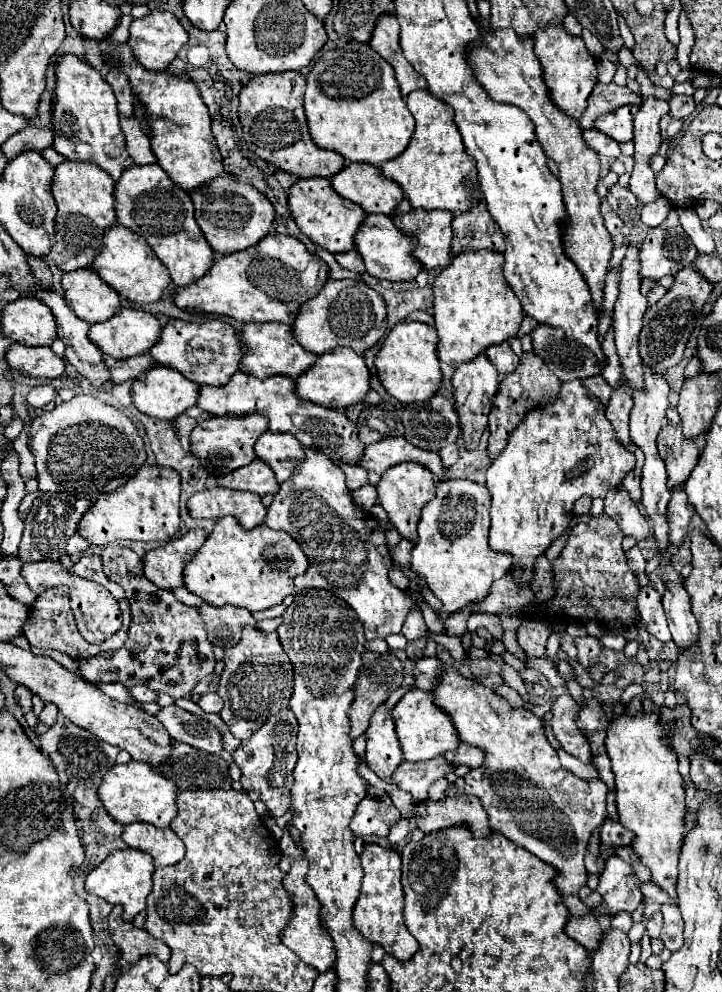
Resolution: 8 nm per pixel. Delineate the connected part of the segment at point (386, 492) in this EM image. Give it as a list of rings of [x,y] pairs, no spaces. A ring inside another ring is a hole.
[[[404,462],[388,468],[380,482],[376,484],[378,490],[378,504],[386,510],[392,526],[400,532],[402,538],[408,538],[410,542],[416,540],[416,526],[420,520],[420,512],[424,504],[428,504],[434,498],[434,478],[432,472],[428,472],[424,466],[416,462]]]

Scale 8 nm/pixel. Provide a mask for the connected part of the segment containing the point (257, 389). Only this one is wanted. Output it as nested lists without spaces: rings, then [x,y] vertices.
[[[236,372],[224,386],[200,386],[196,406],[214,416],[246,416],[246,414],[262,414],[270,422],[272,432],[288,432],[300,440],[302,446],[316,446],[324,454],[328,454],[334,462],[340,458],[358,464],[364,444],[358,438],[356,426],[338,410],[316,406],[308,400],[300,400],[296,396],[296,386],[292,378],[272,376],[272,378],[252,378],[244,372]]]

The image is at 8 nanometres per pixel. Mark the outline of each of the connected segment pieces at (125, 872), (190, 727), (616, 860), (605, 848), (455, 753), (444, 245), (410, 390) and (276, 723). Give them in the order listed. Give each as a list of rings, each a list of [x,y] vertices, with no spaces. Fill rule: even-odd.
[[[132,848],[114,850],[112,854],[108,854],[108,858],[102,864],[98,864],[86,876],[84,888],[86,892],[96,894],[108,904],[120,904],[124,908],[124,920],[130,922],[138,912],[146,908],[146,898],[152,890],[152,874],[154,874],[154,862],[152,858],[148,858],[148,854]]]
[[[164,706],[156,718],[168,730],[170,738],[178,742],[186,742],[198,750],[220,754],[222,752],[222,736],[220,732],[204,718],[194,716],[178,706]]]
[[[612,856],[600,874],[600,884],[596,892],[602,896],[602,904],[594,906],[598,916],[614,916],[618,912],[634,912],[642,902],[640,880],[632,866],[620,856]]]
[[[606,818],[600,830],[600,856],[606,862],[612,854],[614,848],[618,846],[630,846],[632,842],[632,832],[628,832],[620,822],[612,822],[612,818]]]
[[[460,744],[456,750],[446,752],[444,760],[452,762],[452,766],[468,766],[468,768],[478,768],[484,762],[484,752],[472,744]]]
[[[410,210],[404,216],[396,216],[394,224],[406,236],[414,236],[418,246],[412,256],[422,264],[424,270],[444,268],[452,262],[452,214],[446,210]]]
[[[400,322],[396,324],[384,340],[384,346],[376,354],[376,372],[384,390],[400,400],[402,404],[424,402],[436,394],[440,388],[440,364],[436,354],[438,336],[436,330],[422,322]]]
[[[284,708],[276,716],[270,716],[264,726],[252,734],[248,742],[242,742],[238,750],[234,750],[232,758],[242,770],[242,786],[244,790],[256,790],[260,800],[266,804],[270,816],[284,816],[290,808],[290,788],[292,788],[292,770],[296,766],[296,718]]]

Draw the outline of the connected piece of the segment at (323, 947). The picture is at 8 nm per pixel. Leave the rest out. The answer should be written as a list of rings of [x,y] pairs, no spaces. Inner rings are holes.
[[[294,860],[292,868],[288,870],[288,874],[284,876],[284,890],[288,890],[288,894],[292,894],[292,904],[294,904],[294,914],[288,920],[288,926],[284,928],[284,932],[280,934],[280,940],[294,950],[294,954],[306,962],[308,966],[316,968],[320,974],[326,972],[328,968],[334,966],[336,962],[336,950],[332,946],[332,938],[328,938],[328,934],[324,932],[324,928],[320,926],[320,904],[316,902],[316,896],[312,894],[310,886],[306,883],[305,877],[308,872],[308,862],[304,860]]]

